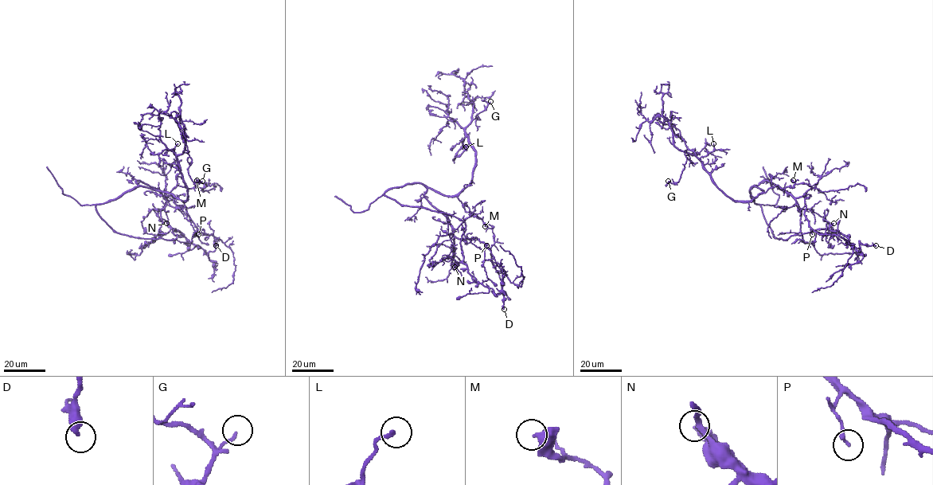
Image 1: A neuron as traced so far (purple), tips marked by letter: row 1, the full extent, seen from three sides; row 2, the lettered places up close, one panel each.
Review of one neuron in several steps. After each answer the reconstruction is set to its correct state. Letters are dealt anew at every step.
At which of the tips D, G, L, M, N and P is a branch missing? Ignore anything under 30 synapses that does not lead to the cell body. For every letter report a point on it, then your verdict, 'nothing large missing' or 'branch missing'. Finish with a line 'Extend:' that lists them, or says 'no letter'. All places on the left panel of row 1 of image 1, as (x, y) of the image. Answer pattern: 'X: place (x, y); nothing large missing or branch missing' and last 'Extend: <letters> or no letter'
D: place (216, 245); nothing large missing
G: place (202, 181); nothing large missing
L: place (177, 143); nothing large missing
M: place (197, 180); nothing large missing
N: place (166, 223); nothing large missing
P: place (198, 234); nothing large missing
Extend: no letter

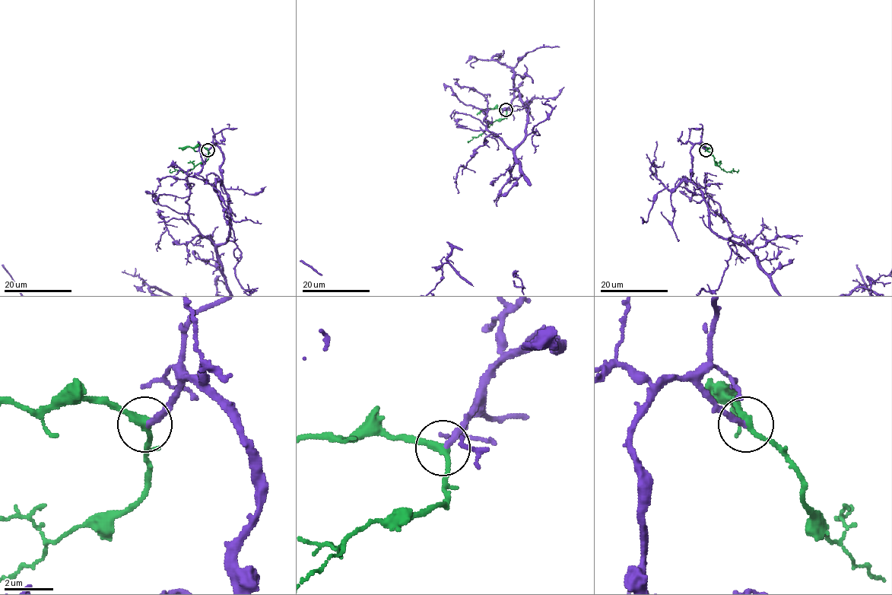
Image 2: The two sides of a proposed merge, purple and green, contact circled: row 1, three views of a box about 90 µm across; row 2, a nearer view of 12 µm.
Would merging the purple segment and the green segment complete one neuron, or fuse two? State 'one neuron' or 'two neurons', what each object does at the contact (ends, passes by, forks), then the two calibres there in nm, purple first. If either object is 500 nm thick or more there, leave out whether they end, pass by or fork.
one neuron; purple ends; green passes by; calibres 240 and 280 nm

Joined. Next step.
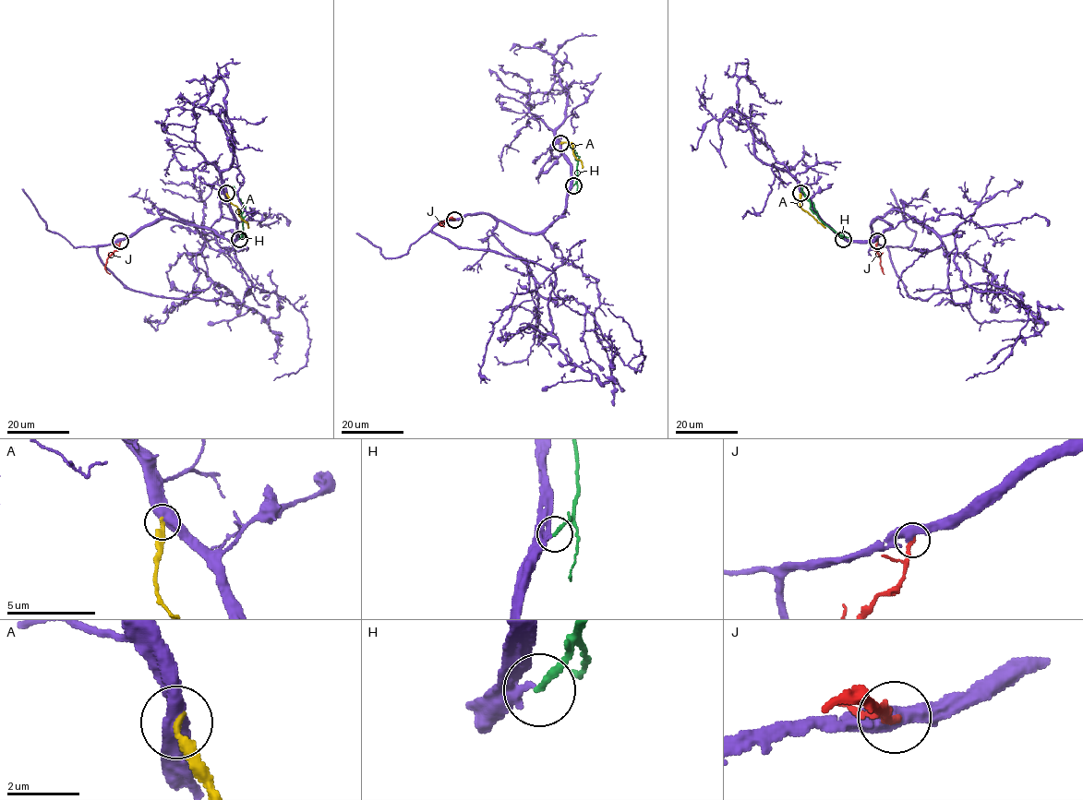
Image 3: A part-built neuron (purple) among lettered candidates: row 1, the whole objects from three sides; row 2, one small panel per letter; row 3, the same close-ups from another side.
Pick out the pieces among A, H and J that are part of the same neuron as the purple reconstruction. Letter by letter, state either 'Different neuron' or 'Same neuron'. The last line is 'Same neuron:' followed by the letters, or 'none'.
A: Different neuron
H: Same neuron
J: Different neuron
Same neuron: H

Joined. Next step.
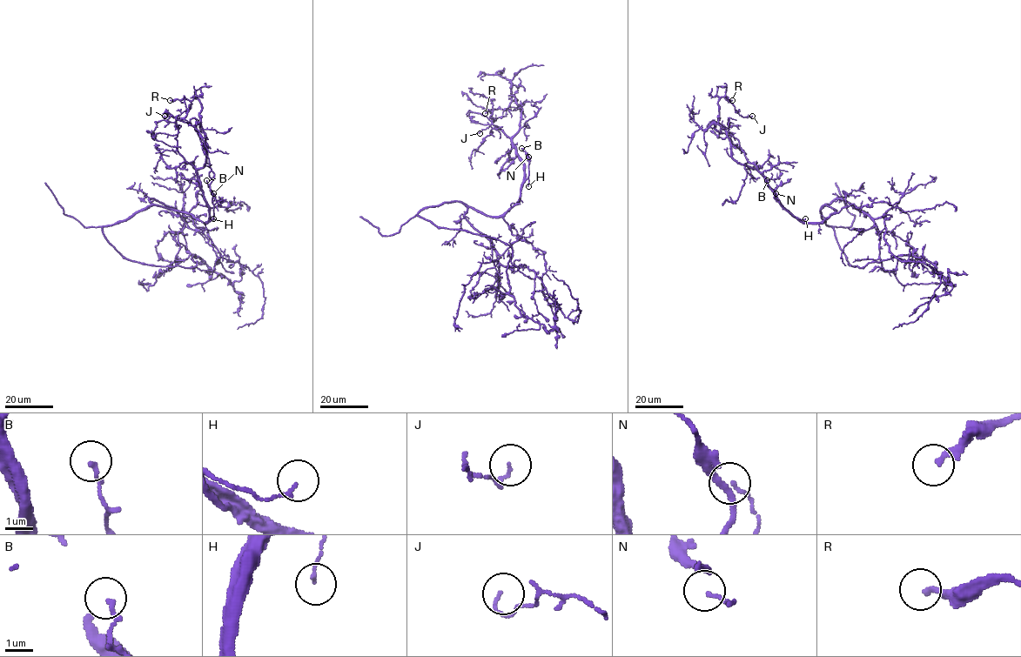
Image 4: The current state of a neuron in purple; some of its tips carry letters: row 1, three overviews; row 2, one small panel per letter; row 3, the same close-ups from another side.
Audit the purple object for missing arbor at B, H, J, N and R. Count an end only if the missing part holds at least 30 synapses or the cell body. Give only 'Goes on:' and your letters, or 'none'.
Goes on: none

